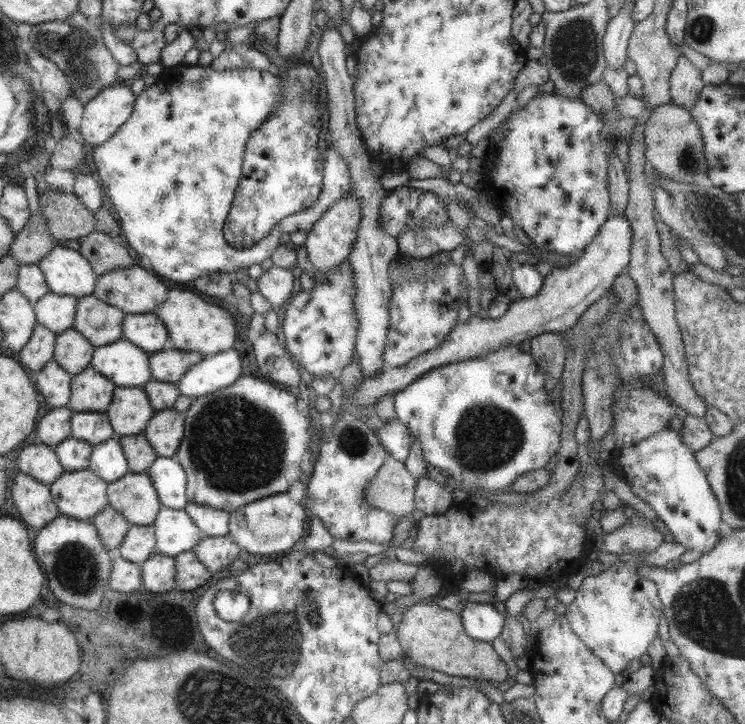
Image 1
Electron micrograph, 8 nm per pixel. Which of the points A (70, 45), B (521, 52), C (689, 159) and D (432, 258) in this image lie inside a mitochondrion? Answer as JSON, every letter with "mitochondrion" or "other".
{"A":"mitochondrion","B":"other","C":"mitochondrion","D":"other"}

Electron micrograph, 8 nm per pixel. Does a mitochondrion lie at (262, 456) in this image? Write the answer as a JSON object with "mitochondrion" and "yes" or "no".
{"mitochondrion":"yes"}

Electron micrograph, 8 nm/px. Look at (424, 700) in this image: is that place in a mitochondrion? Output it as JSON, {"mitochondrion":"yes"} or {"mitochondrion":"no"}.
{"mitochondrion":"no"}

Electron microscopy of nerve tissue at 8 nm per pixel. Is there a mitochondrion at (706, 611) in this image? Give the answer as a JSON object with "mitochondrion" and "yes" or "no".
{"mitochondrion":"yes"}

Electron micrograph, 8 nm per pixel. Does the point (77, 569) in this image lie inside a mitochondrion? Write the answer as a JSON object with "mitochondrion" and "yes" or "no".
{"mitochondrion":"yes"}

